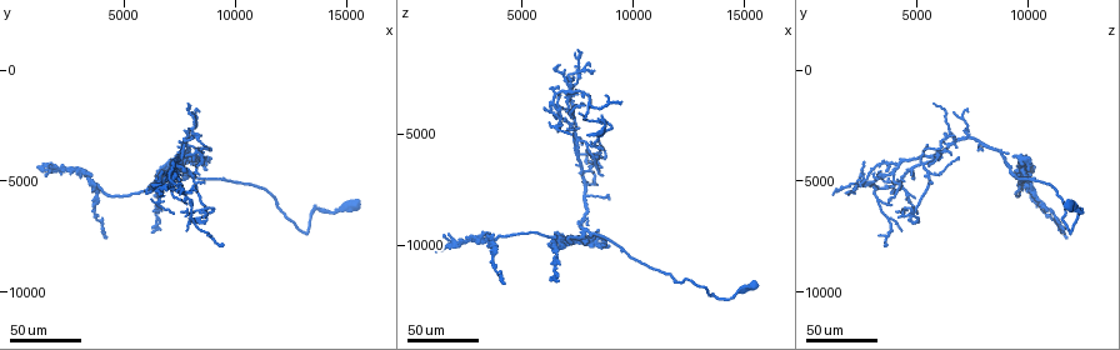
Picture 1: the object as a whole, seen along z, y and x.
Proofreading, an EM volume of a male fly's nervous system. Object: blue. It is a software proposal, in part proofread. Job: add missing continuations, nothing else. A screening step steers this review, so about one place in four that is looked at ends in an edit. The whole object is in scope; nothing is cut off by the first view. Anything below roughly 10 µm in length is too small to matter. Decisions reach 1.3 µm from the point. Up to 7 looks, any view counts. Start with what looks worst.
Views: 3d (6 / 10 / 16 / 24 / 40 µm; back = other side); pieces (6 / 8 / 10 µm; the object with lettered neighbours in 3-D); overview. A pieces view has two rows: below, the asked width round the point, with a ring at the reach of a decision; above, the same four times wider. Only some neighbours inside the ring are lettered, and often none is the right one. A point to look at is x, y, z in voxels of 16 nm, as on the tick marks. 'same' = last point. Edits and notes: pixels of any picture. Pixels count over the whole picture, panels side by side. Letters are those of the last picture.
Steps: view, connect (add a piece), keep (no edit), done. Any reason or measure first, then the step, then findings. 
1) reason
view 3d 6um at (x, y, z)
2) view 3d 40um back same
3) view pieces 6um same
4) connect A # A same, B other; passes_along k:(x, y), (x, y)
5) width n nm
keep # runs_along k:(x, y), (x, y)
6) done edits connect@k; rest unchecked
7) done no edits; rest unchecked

view 3d 24um at (7500, 4700, 4700)

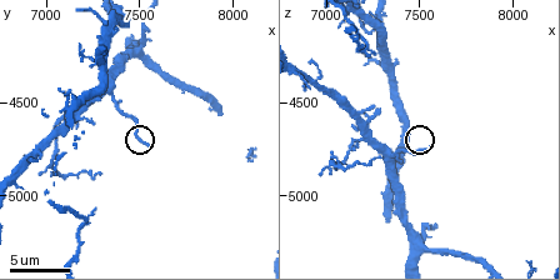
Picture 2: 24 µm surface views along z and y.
what lies round it
view pieces 8um at (7560, 4720, 4740)

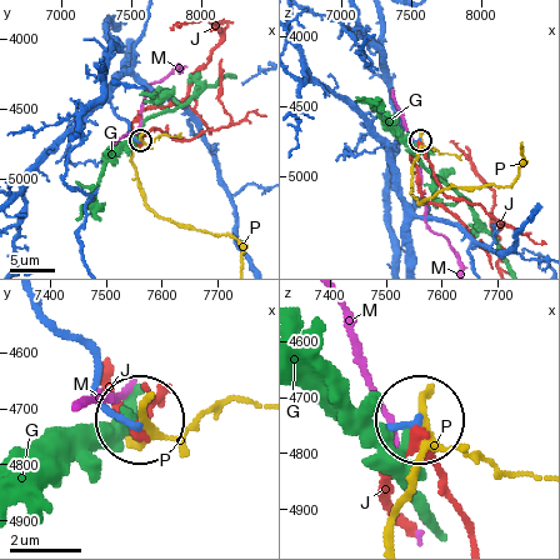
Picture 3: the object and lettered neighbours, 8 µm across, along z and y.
keep # G other, J other, M other, P other; runs_along 3:(406, 238), (391, 146), (418, 140); none of them fits

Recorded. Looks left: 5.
view 3d 24um at (3700, 5900, 10200)

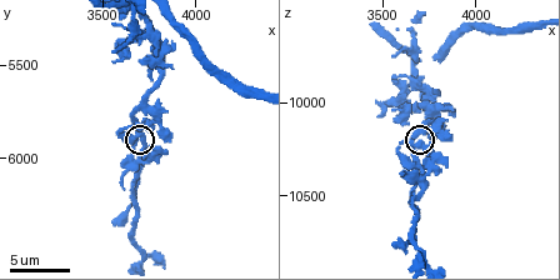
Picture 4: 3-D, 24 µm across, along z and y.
view pieces 8um at (3840, 5960, 10300)

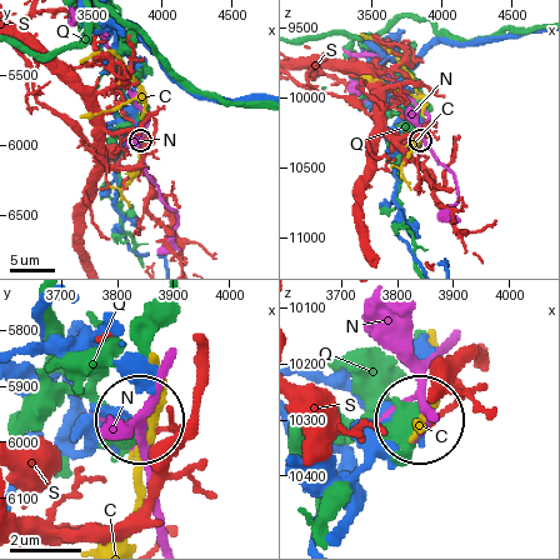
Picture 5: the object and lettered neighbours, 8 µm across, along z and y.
keep # C other, N other, Q other, S other; no lettered piece goes on from it

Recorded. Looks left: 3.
tapers out
view 3d 24um at (8300, 6400, 4300)

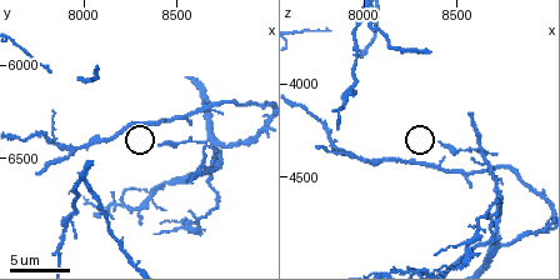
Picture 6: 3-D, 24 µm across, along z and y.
zoom in
view 3d 6um at (8400, 6420, 4320)

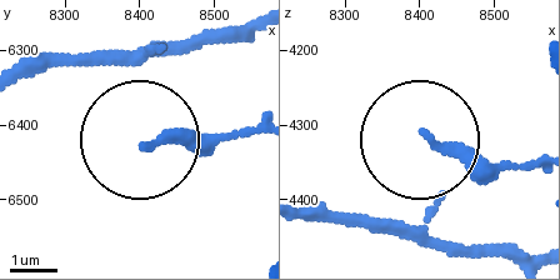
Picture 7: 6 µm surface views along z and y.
see the neighbours
view pieces 8um at (8405, 6430, 4315)

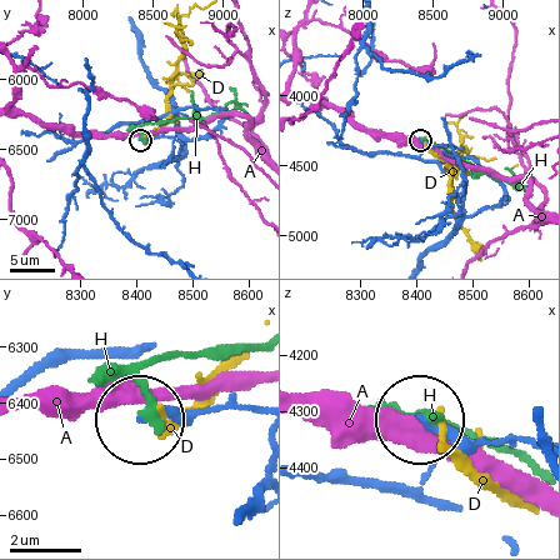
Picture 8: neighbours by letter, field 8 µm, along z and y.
keep # A other, D other, H other; none of them fits

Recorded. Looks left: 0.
done no edits; rest unchecked

